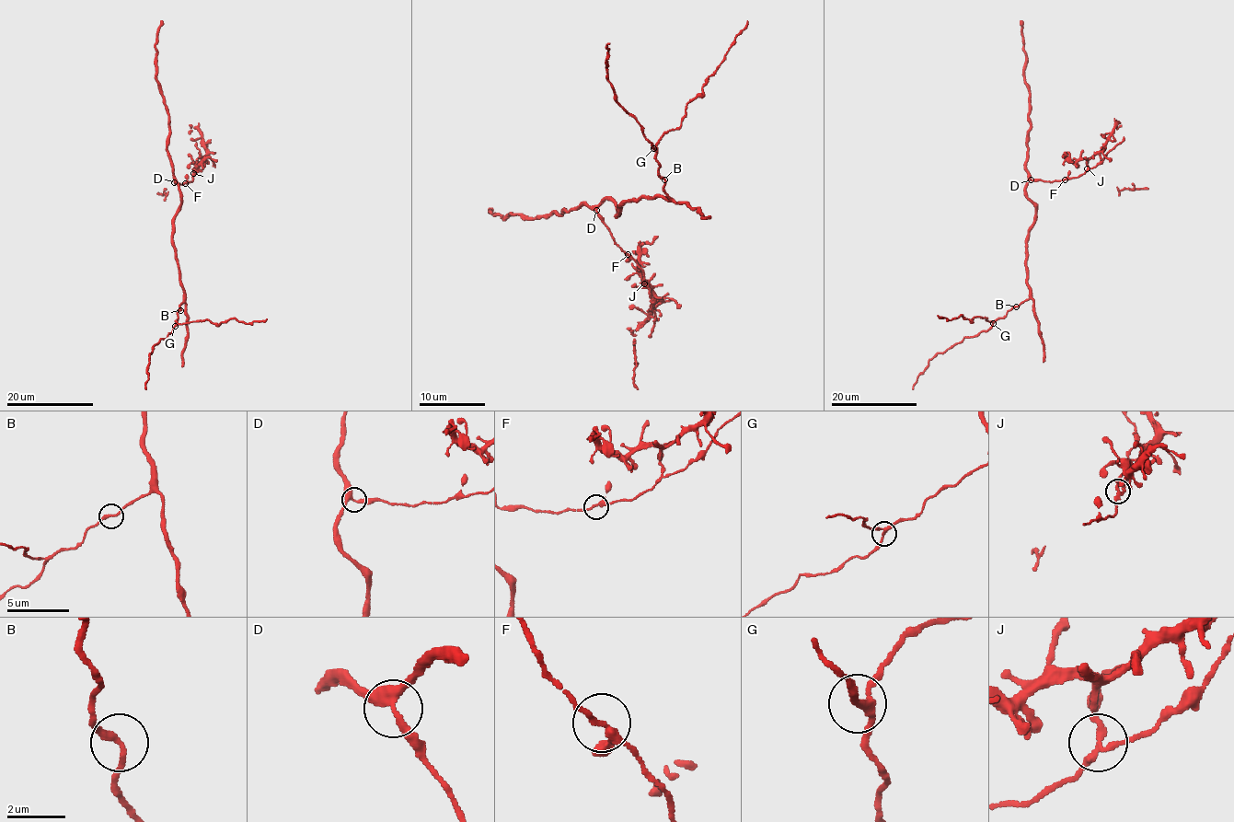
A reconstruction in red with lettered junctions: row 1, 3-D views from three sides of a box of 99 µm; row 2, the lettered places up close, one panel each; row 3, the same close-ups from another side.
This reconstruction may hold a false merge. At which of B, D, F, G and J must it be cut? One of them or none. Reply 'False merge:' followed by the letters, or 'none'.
False merge: J

